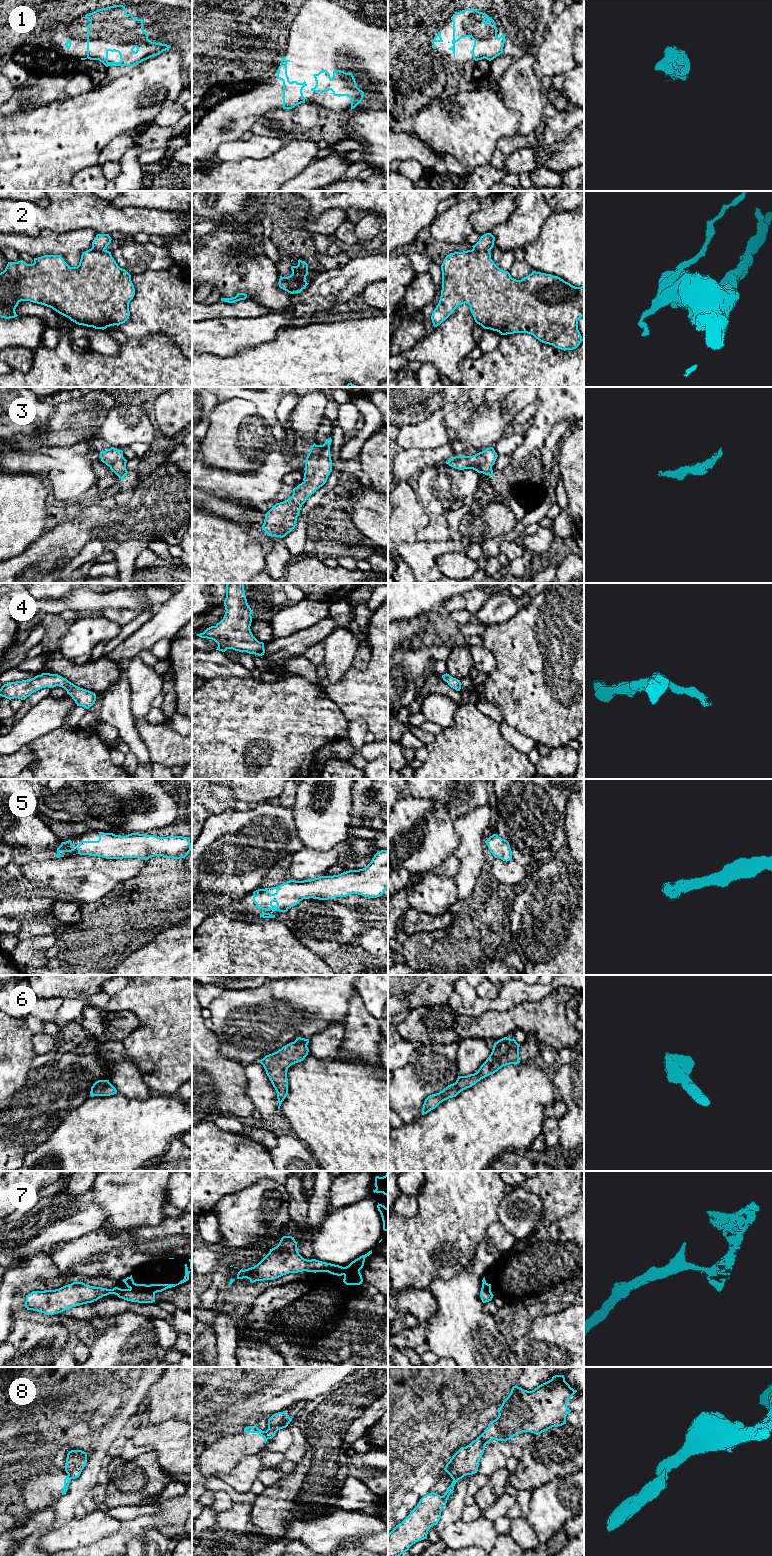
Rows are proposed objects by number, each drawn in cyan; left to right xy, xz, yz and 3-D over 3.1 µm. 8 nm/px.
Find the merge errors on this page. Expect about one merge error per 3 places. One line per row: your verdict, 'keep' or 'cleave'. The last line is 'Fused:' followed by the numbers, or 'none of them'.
1: keep
2: cleave
3: keep
4: keep
5: keep
6: keep
7: cleave
8: cleave
Fused: 2, 7, 8

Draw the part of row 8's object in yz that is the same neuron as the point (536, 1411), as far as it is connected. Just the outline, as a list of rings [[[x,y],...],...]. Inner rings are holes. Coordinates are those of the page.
[[[555,1375],[532,1391],[513,1386],[498,1410],[498,1417],[476,1440],[461,1447],[444,1470],[452,1479],[475,1474],[485,1446],[491,1440],[507,1441],[523,1432],[539,1435],[566,1424],[566,1416],[571,1412],[567,1401],[576,1392],[565,1381],[564,1375]]]

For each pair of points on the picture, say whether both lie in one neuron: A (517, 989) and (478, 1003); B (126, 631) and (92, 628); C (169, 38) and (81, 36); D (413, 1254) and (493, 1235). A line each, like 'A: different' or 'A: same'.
A: same
B: different
C: same
D: different

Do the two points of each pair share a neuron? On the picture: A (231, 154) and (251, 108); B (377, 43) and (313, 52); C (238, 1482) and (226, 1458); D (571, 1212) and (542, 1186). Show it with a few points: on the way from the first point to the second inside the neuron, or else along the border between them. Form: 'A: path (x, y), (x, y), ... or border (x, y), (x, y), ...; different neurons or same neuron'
A: border (238, 138), (222, 142), (217, 150); different neurons
B: path (361, 43), (329, 43); same neuron
C: border (250, 1455), (229, 1472), (216, 1476); different neurons
D: path (564, 1205), (549, 1190); same neuron

